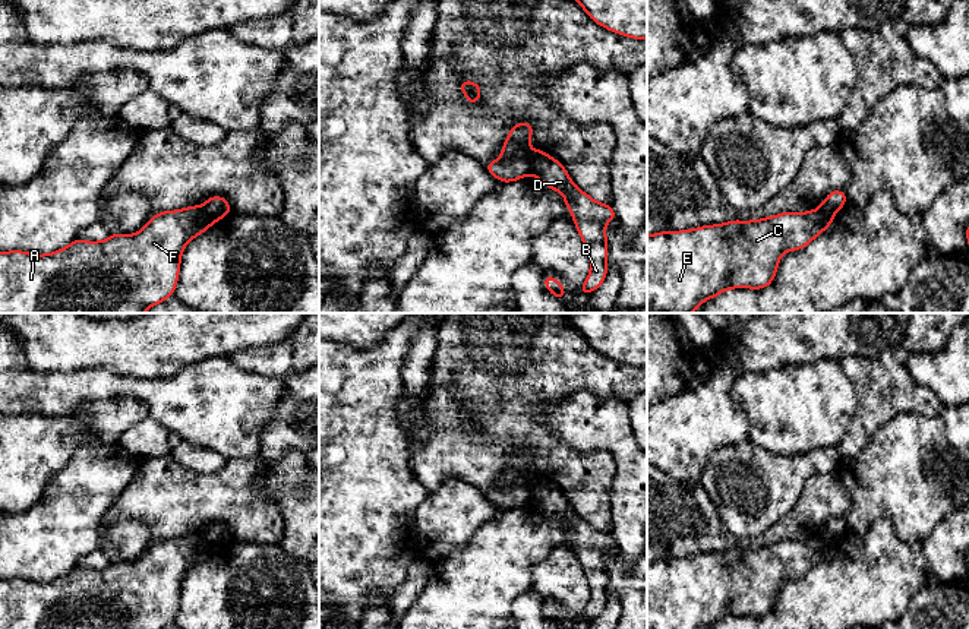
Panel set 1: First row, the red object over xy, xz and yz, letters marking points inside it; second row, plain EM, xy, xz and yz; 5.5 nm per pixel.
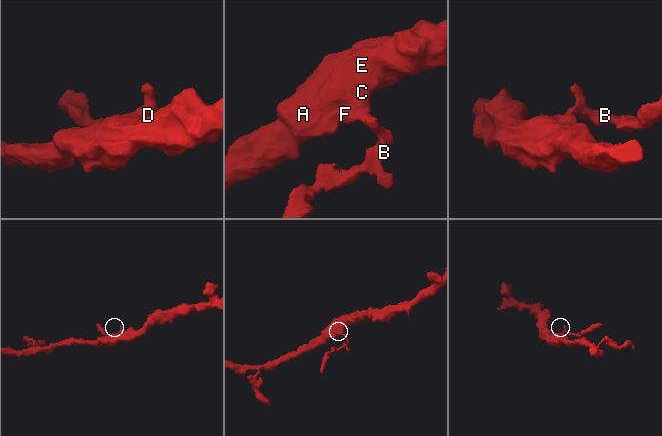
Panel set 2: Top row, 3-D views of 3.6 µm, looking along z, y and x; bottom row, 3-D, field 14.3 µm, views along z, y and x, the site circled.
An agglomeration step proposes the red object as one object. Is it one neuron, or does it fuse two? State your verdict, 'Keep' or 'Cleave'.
Cleave

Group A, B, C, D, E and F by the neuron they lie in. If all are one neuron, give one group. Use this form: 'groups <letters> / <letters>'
groups A C E F / B D

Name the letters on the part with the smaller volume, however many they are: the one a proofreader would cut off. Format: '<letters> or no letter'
B, D

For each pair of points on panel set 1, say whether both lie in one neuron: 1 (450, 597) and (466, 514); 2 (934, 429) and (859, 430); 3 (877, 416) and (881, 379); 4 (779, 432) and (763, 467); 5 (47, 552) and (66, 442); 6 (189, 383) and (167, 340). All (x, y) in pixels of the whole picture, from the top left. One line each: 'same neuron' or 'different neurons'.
1: different neurons
2: different neurons
3: same neuron
4: different neurons
5: different neurons
6: different neurons

